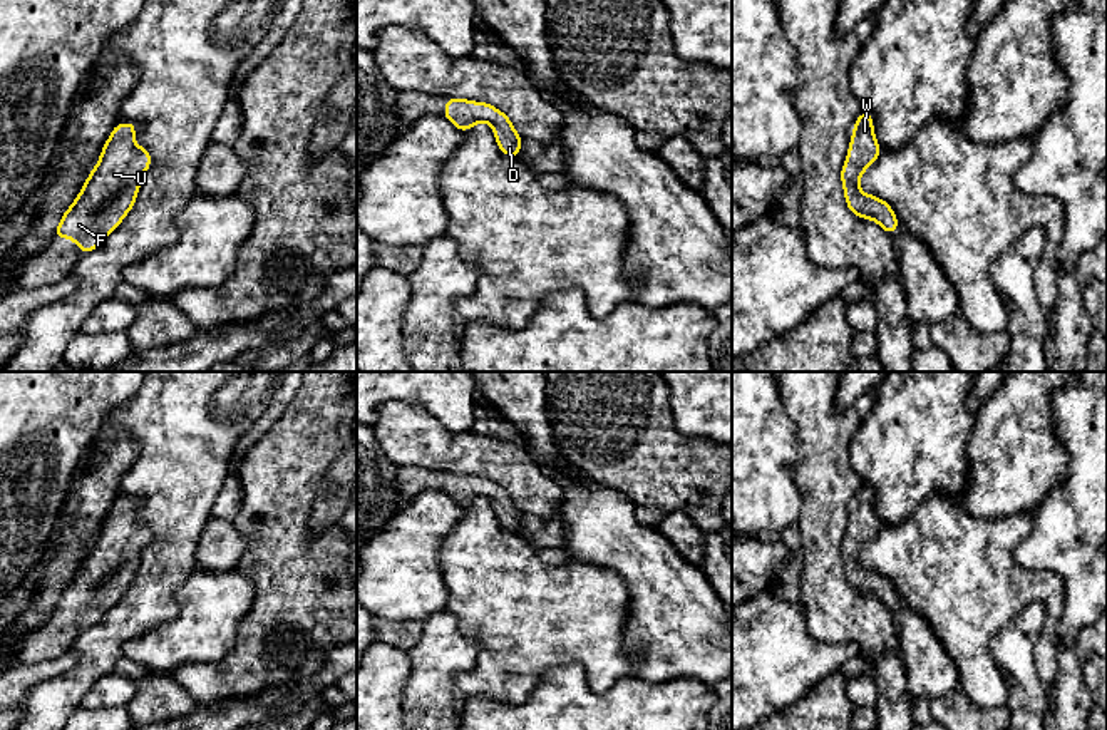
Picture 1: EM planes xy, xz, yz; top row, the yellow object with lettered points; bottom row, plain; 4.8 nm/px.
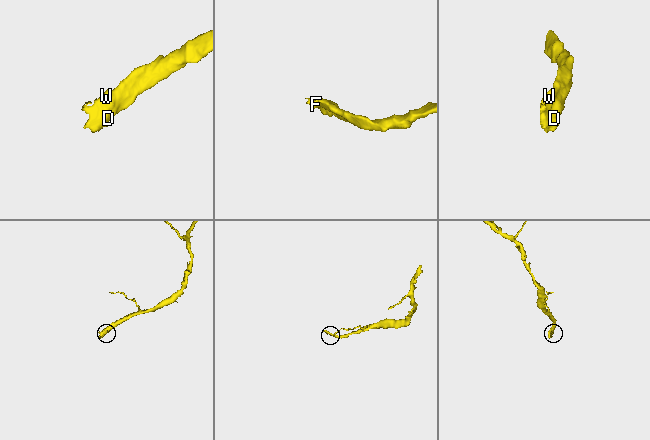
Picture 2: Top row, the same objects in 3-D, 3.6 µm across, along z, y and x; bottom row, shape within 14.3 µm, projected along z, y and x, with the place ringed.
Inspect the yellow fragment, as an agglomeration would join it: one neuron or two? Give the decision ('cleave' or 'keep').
keep

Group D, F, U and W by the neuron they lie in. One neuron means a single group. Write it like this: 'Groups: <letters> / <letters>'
Groups: D F U W

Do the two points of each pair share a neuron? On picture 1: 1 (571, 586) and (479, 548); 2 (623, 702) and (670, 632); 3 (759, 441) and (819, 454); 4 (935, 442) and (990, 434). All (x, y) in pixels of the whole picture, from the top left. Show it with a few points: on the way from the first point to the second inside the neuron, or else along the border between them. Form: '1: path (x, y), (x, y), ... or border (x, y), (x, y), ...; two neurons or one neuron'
1: path (548, 586), (518, 586), (503, 571); one neuron
2: border (637, 675), (652, 682), (667, 682), (680, 677); two neurons
3: border (786, 411), (796, 434), (792, 481), (798, 488); two neurons
4: border (977, 416), (973, 434), (968, 441), (967, 476); two neurons

